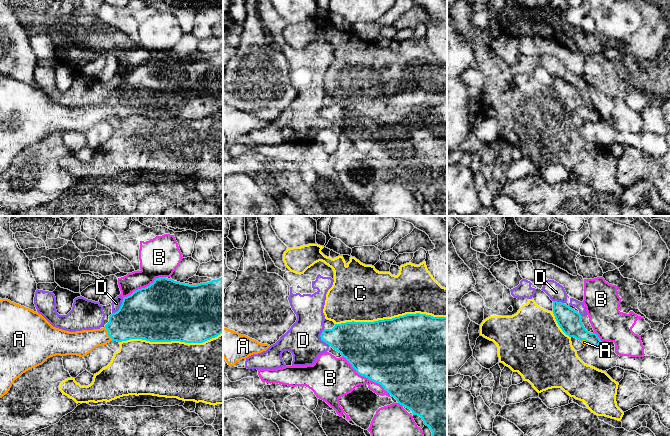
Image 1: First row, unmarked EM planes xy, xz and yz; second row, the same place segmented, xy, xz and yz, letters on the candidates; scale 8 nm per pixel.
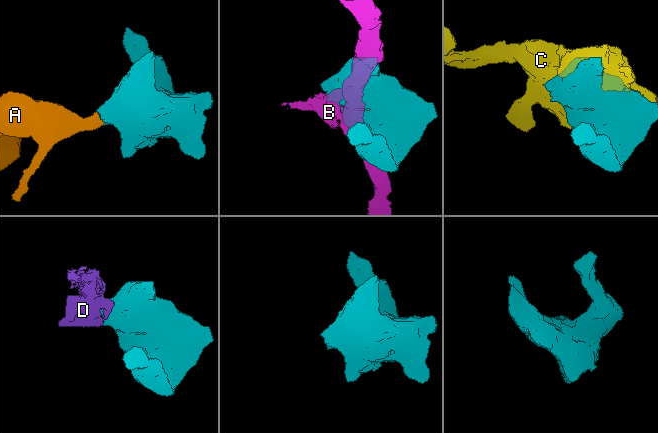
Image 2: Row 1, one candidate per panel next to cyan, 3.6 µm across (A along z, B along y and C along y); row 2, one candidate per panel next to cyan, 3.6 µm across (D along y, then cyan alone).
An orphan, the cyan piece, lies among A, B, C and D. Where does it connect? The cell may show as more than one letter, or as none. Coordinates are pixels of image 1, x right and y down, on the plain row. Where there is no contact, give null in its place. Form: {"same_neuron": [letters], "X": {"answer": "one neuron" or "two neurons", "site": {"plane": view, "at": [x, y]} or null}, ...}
{"same_neuron": ["A"], "A": {"answer": "one neuron", "site": {"plane": "xy", "at": [108, 110]}}, "B": {"answer": "two neurons", "site": {"plane": "xz", "at": [365, 152]}}, "C": {"answer": "two neurons", "site": {"plane": "xz", "at": [390, 95]}}, "D": {"answer": "two neurons", "site": {"plane": "xy", "at": [120, 83]}}}

